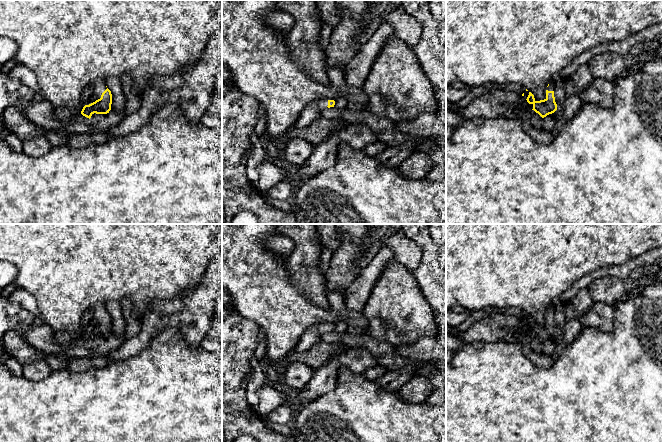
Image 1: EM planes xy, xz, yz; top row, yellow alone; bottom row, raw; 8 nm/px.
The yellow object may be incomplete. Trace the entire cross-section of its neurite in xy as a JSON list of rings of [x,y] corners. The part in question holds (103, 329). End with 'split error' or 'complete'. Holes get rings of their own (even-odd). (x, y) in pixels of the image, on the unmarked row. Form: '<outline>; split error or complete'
[[[95,304],[88,309],[82,318],[82,327],[85,330],[81,338],[89,343],[94,337],[109,337],[112,328],[112,318],[106,311],[105,305]]]; split error

